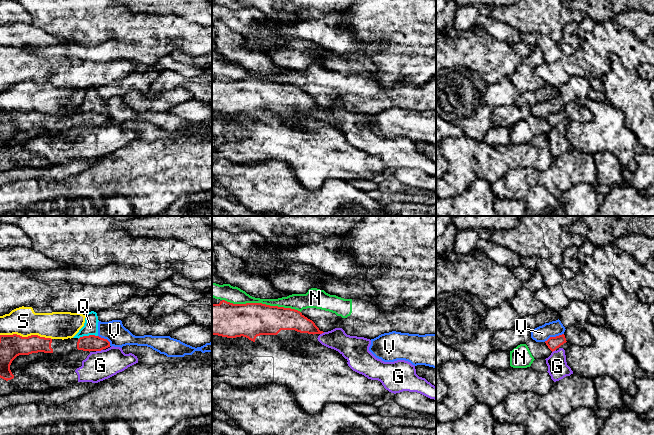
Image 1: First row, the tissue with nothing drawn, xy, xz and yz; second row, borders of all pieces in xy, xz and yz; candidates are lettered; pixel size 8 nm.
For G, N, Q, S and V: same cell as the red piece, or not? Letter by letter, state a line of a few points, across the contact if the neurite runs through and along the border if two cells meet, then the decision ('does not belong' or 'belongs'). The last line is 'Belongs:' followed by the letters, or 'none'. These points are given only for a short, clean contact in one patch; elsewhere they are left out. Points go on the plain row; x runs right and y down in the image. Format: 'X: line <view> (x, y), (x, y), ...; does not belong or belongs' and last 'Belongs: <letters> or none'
G: line xy (102, 125), (96, 127); does not belong
N: does not belong
Q: does not belong
S: does not belong
V: line yz (563, 109), (557, 112), (550, 112), (544, 117); does not belong
Belongs: none

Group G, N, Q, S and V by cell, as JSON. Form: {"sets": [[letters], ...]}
{"sets": [["G"], ["N"], ["Q", "V"], ["S"]]}

